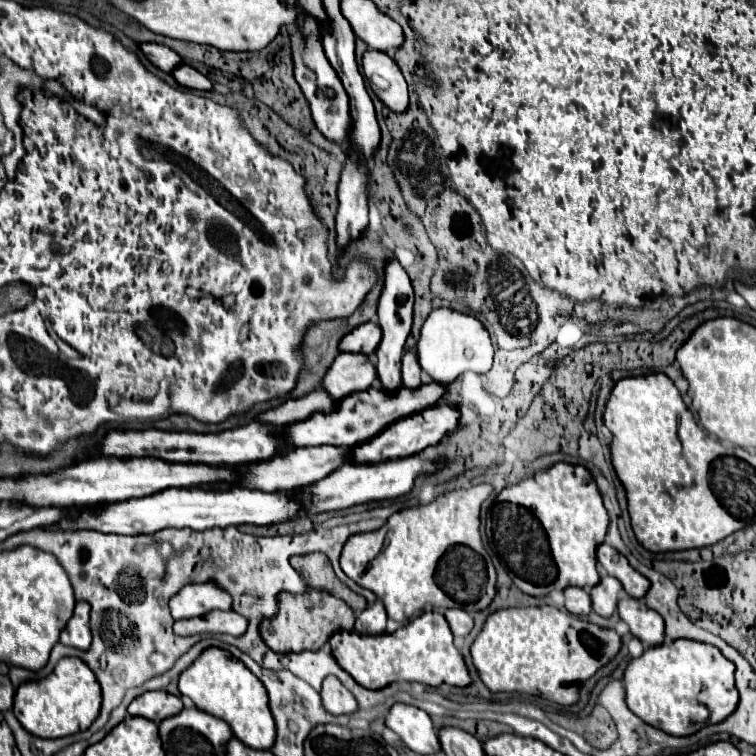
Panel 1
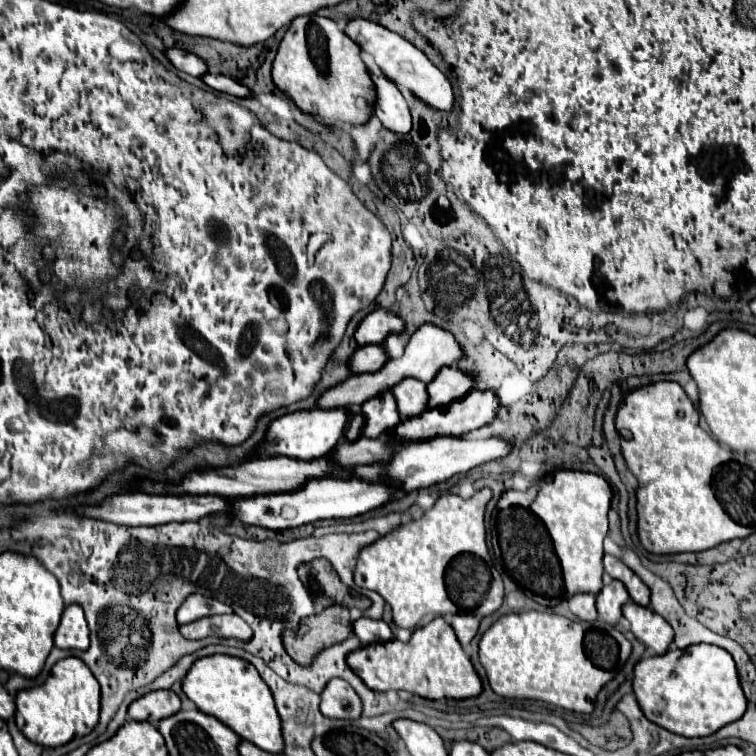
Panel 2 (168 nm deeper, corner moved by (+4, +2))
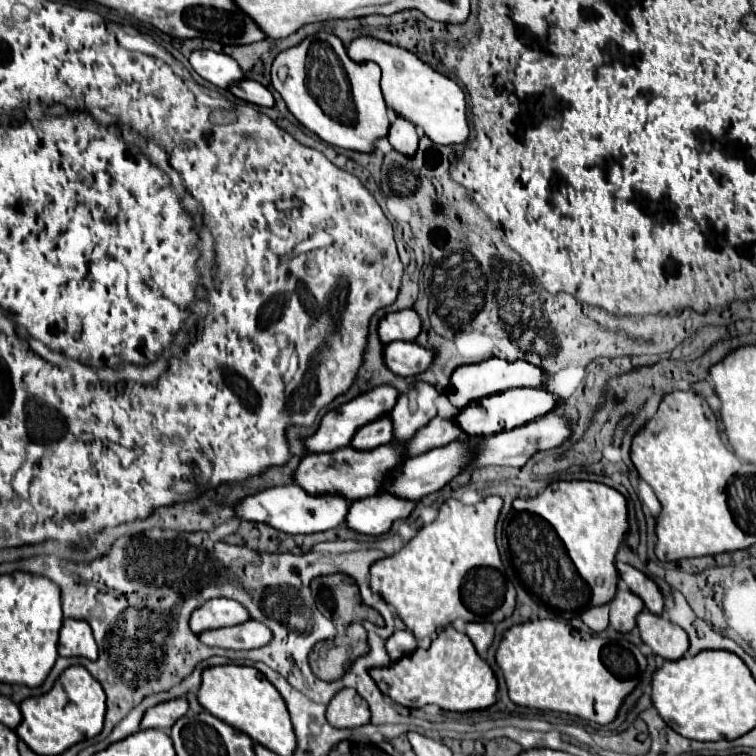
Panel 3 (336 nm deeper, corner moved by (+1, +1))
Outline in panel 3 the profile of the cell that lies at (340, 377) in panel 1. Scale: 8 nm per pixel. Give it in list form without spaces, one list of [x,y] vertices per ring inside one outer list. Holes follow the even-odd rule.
[[[389,343],[385,349],[385,363],[387,367],[401,377],[411,377],[427,371],[435,361],[437,351],[429,347],[421,347],[417,343]]]

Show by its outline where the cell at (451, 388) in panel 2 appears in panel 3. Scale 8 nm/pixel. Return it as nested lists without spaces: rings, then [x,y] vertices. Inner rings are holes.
[[[491,357],[491,359],[475,363],[475,365],[457,367],[451,375],[451,383],[447,387],[447,397],[455,407],[463,409],[471,401],[477,401],[477,399],[483,399],[483,397],[489,397],[489,395],[495,395],[495,393],[501,393],[501,391],[507,391],[513,387],[541,387],[543,381],[545,381],[545,371],[541,367],[535,367],[523,359],[509,363],[505,359]]]

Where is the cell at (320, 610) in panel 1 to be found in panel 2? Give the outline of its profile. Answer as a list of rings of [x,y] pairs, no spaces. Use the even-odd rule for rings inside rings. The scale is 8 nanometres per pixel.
[[[334,604],[324,608],[320,614],[304,618],[296,632],[282,636],[282,644],[294,662],[310,664],[318,650],[342,642],[350,632],[352,622],[348,608]]]

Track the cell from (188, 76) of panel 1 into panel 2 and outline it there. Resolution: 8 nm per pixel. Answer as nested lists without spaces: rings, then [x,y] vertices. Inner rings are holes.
[[[202,74],[202,82],[206,86],[210,86],[212,90],[218,90],[218,92],[224,92],[224,94],[230,94],[230,96],[248,96],[248,88],[244,88],[242,84],[234,82],[232,78],[228,76],[222,76],[222,74]]]

